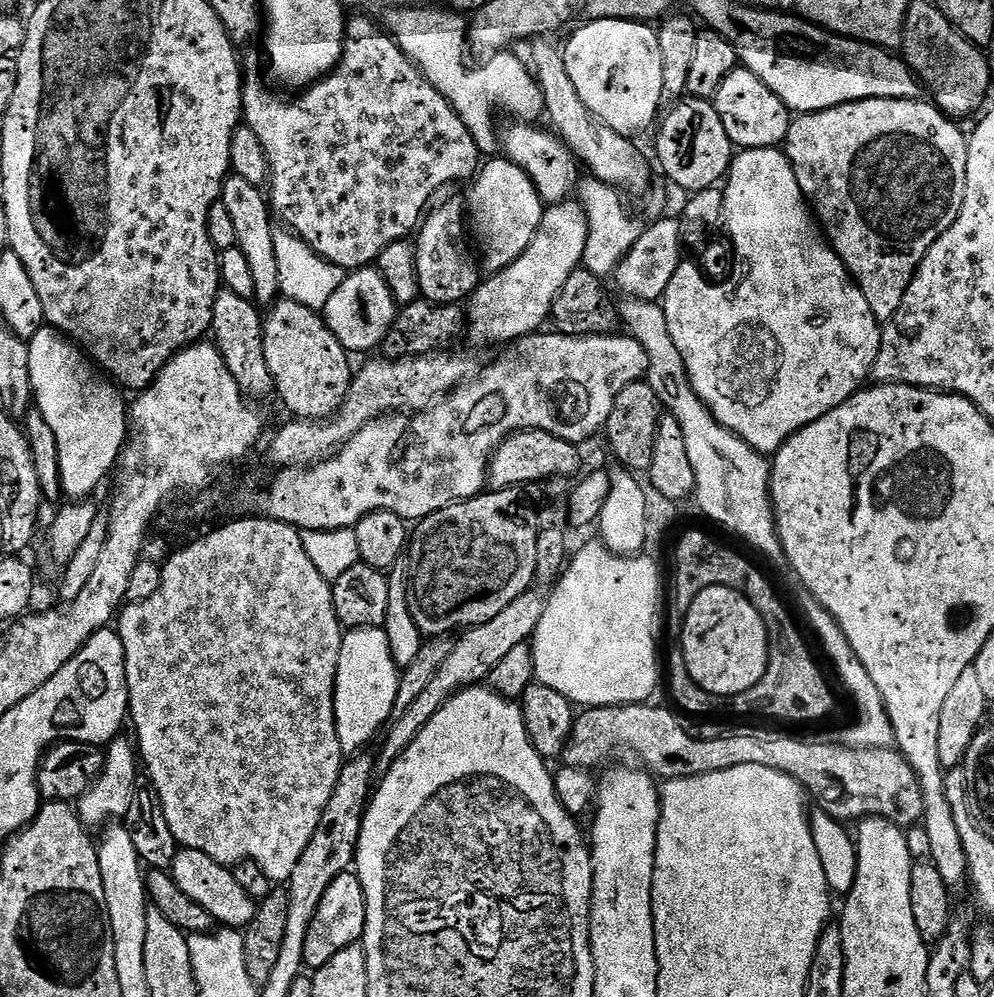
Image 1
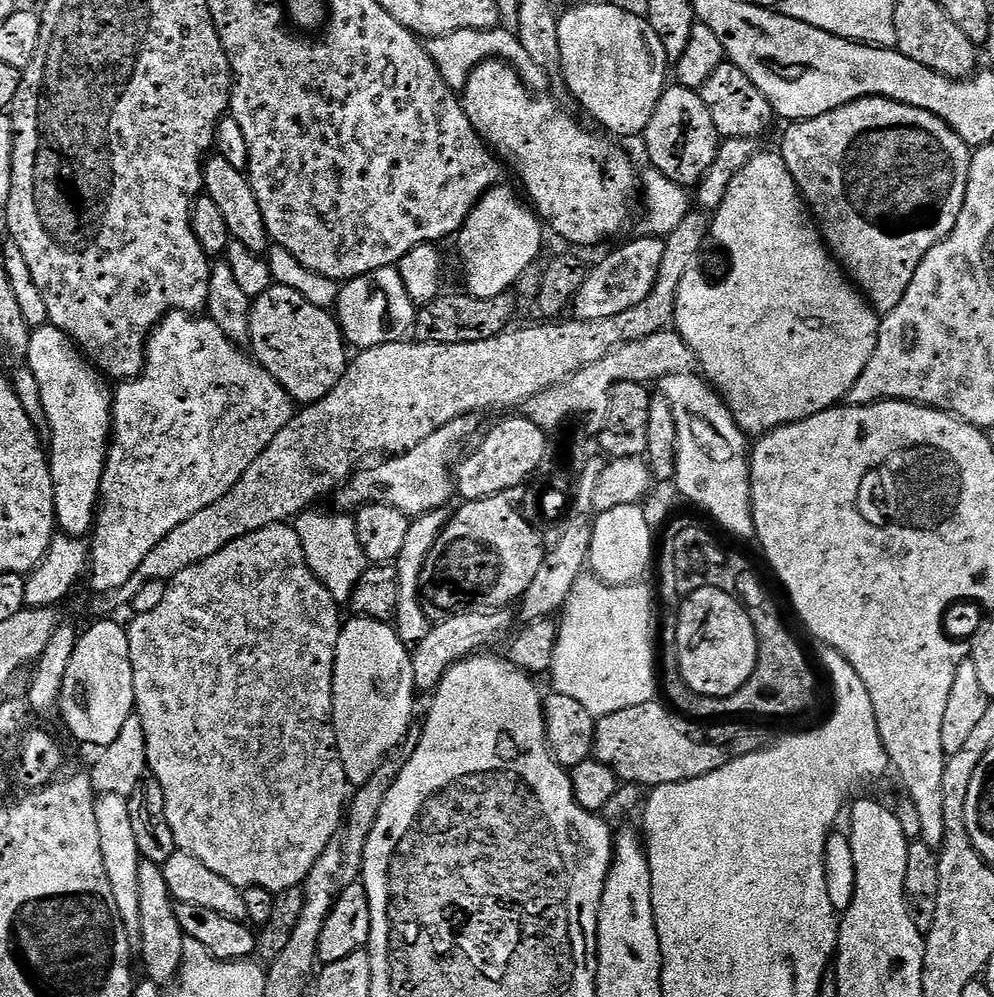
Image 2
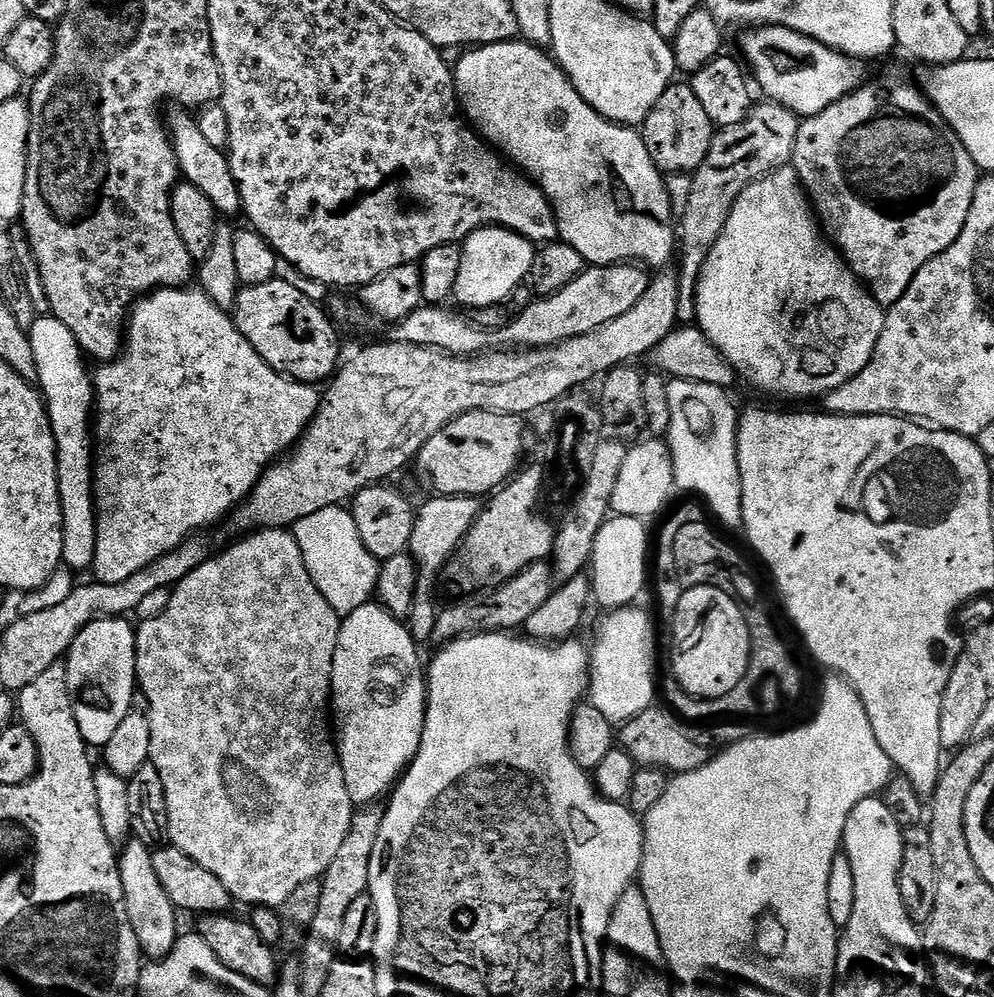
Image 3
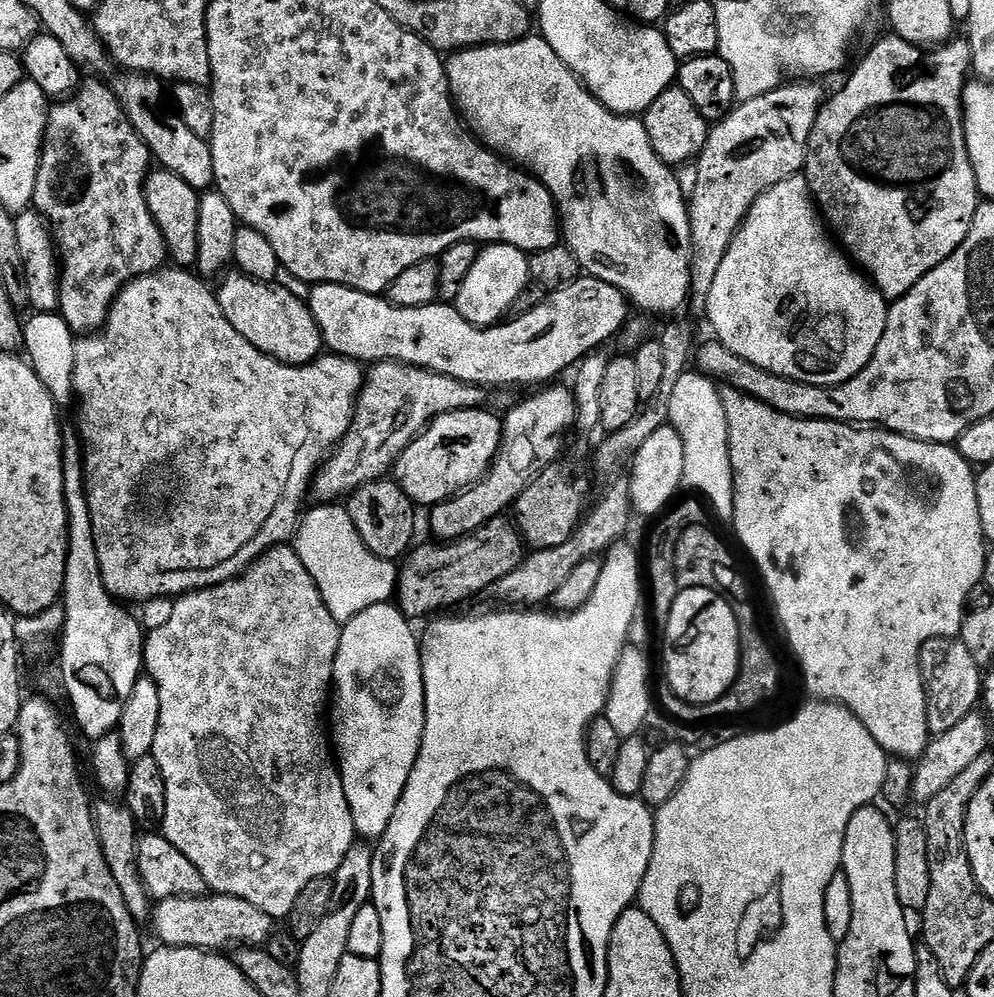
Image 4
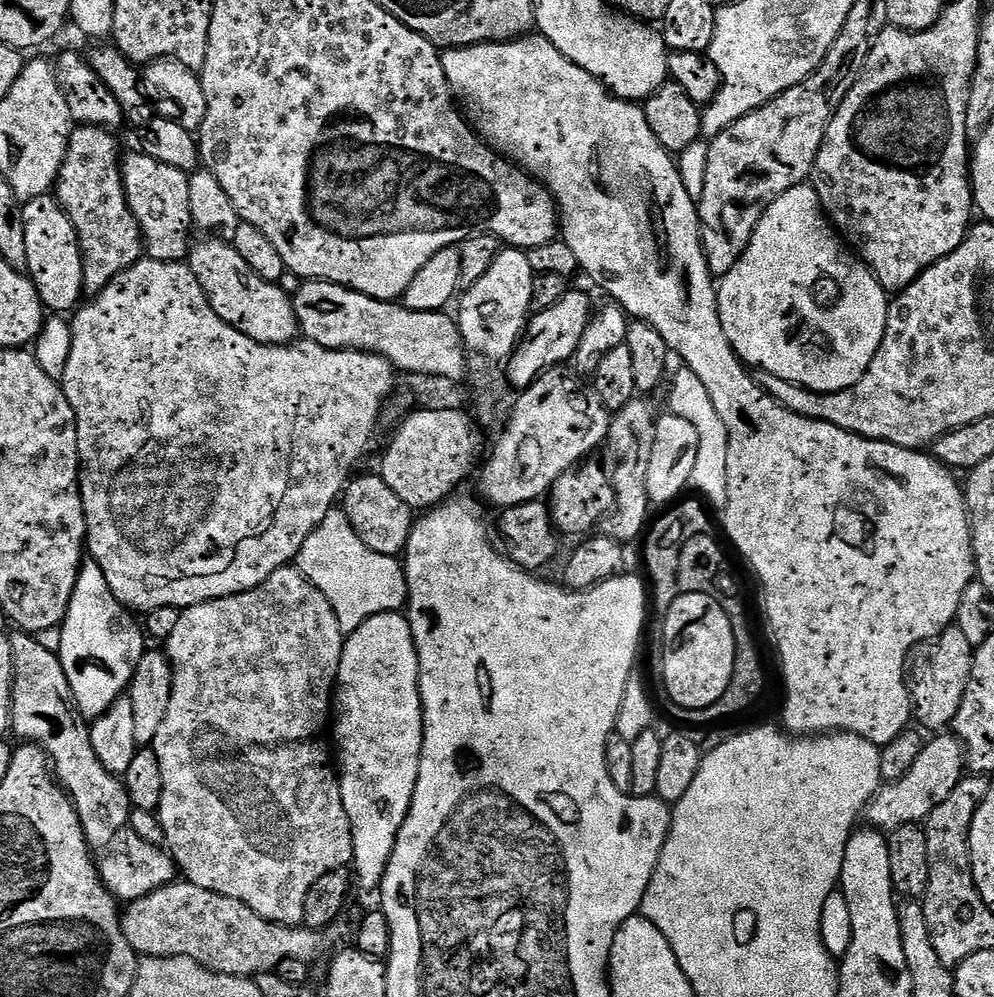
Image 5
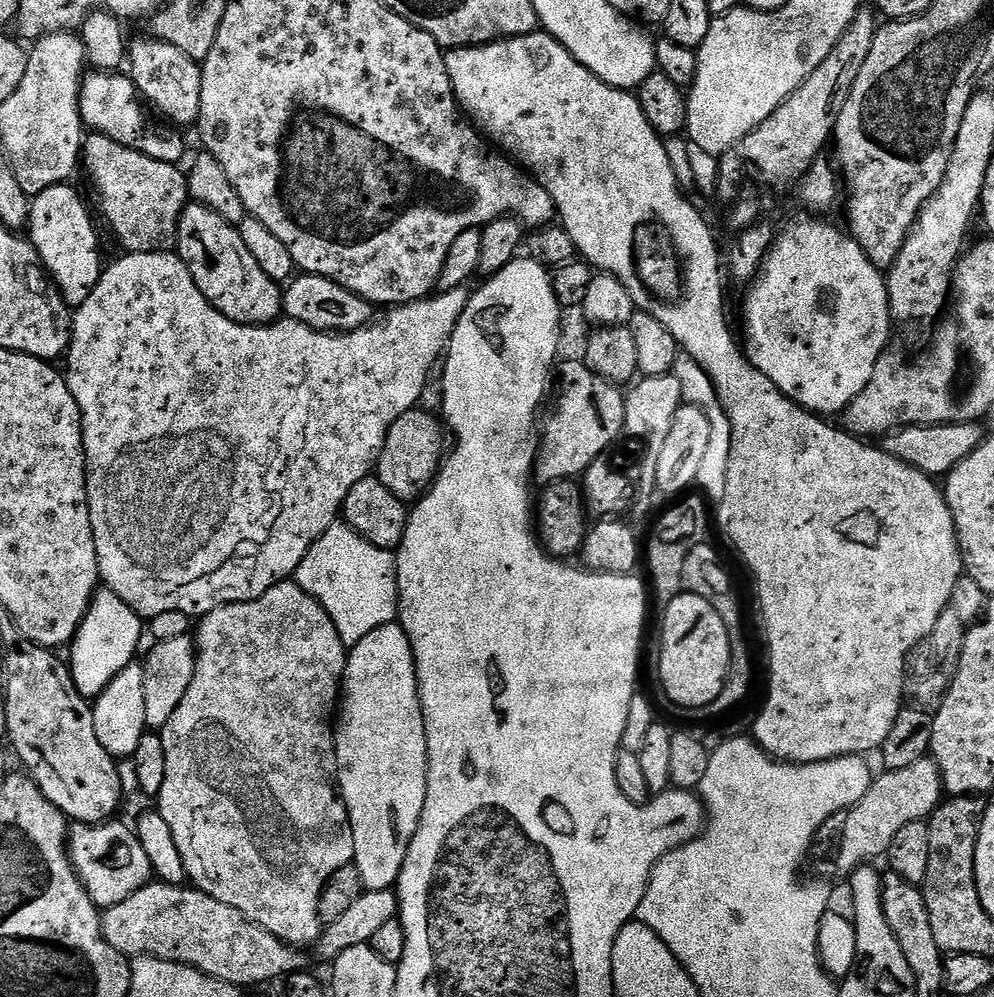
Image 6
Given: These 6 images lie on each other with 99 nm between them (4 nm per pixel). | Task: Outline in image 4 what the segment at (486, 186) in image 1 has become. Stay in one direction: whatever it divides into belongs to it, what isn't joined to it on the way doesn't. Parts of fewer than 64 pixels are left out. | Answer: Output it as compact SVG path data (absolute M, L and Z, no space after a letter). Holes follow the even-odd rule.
M491 244L483 247L476 255L470 274L462 282L455 308L472 325L491 327L499 323L507 311L515 305L518 294L530 283L527 253L509 244Z

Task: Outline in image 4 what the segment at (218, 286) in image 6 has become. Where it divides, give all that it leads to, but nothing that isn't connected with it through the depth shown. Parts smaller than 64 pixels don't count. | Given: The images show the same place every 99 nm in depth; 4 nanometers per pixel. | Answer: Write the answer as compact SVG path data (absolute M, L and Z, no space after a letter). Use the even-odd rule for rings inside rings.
M239 270L229 271L224 278L220 288L215 289L216 300L222 306L226 322L230 322L250 346L283 364L308 364L321 355L324 339L305 301L294 298L290 290L275 282L260 284Z

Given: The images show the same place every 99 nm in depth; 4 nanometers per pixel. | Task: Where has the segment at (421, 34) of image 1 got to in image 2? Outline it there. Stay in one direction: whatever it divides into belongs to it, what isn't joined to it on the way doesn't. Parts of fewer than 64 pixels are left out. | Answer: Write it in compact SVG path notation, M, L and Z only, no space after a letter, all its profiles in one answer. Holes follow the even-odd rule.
M499 26L490 30L454 30L454 34L433 36L427 41L426 47L430 58L434 58L442 78L454 90L464 89L472 71L484 61L499 58L504 63L512 65L512 69L520 74L525 86L530 91L537 94L549 91L550 81L546 70L542 70L542 66L537 66L534 58L530 58L530 54L526 54L519 37Z

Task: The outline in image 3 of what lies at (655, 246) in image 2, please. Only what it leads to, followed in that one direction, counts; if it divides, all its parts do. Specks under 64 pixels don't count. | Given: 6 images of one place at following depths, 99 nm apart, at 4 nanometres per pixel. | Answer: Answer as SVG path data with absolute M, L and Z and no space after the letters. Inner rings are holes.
M636 262L585 267L584 273L578 278L574 278L574 282L570 282L570 286L558 290L553 296L533 299L530 307L515 313L505 328L499 329L498 336L504 343L501 345L515 346L520 350L552 348L556 344L561 344L563 340L590 334L590 330L598 330L598 326L602 326L606 322L614 322L614 318L626 314L626 310L630 310L634 306L634 302L638 302L638 298L642 298L642 294L646 294L649 279L649 273Z

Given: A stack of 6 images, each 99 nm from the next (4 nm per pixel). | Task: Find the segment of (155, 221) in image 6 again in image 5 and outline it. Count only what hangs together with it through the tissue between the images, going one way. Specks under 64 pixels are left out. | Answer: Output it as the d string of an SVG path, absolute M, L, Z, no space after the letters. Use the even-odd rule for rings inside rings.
M133 150L129 156L127 153L123 157L120 176L124 179L128 205L144 239L147 259L175 264L187 261L194 243L189 173L166 166L166 162L158 162L158 158L150 158L142 151Z

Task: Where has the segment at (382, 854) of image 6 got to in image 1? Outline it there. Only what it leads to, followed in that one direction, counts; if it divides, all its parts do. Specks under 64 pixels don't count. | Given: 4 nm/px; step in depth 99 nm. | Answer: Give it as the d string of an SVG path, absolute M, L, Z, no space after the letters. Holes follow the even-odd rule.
M353 628L344 632L342 650L338 654L338 674L334 690L334 718L340 749L345 754L360 754L376 735L393 719L396 709L401 669L396 667L383 628Z

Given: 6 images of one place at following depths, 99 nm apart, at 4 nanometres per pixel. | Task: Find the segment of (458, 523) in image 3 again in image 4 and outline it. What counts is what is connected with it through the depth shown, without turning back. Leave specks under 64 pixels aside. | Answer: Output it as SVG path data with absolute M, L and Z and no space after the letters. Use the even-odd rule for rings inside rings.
M560 382L533 392L536 392L533 396L514 405L509 410L508 417L503 417L504 433L500 438L500 449L483 478L472 487L464 489L459 496L431 505L429 512L432 513L428 516L428 524L437 536L433 536L437 541L458 541L463 536L478 531L495 516L505 515L515 505L522 490L526 490L526 486L530 486L534 478L541 476L551 464L561 459L564 435L570 430L572 432L576 423L578 402L572 397L571 390L563 388Z

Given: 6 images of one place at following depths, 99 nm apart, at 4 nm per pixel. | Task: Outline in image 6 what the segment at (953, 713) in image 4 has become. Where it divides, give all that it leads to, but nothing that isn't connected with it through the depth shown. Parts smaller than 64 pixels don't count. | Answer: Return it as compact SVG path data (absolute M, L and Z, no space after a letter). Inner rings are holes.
M948 607L942 610L942 614L938 614L934 630L930 630L930 634L926 634L926 638L922 638L922 642L915 644L908 652L904 662L904 695L915 707L935 710L944 701L960 661L965 631L962 617Z

